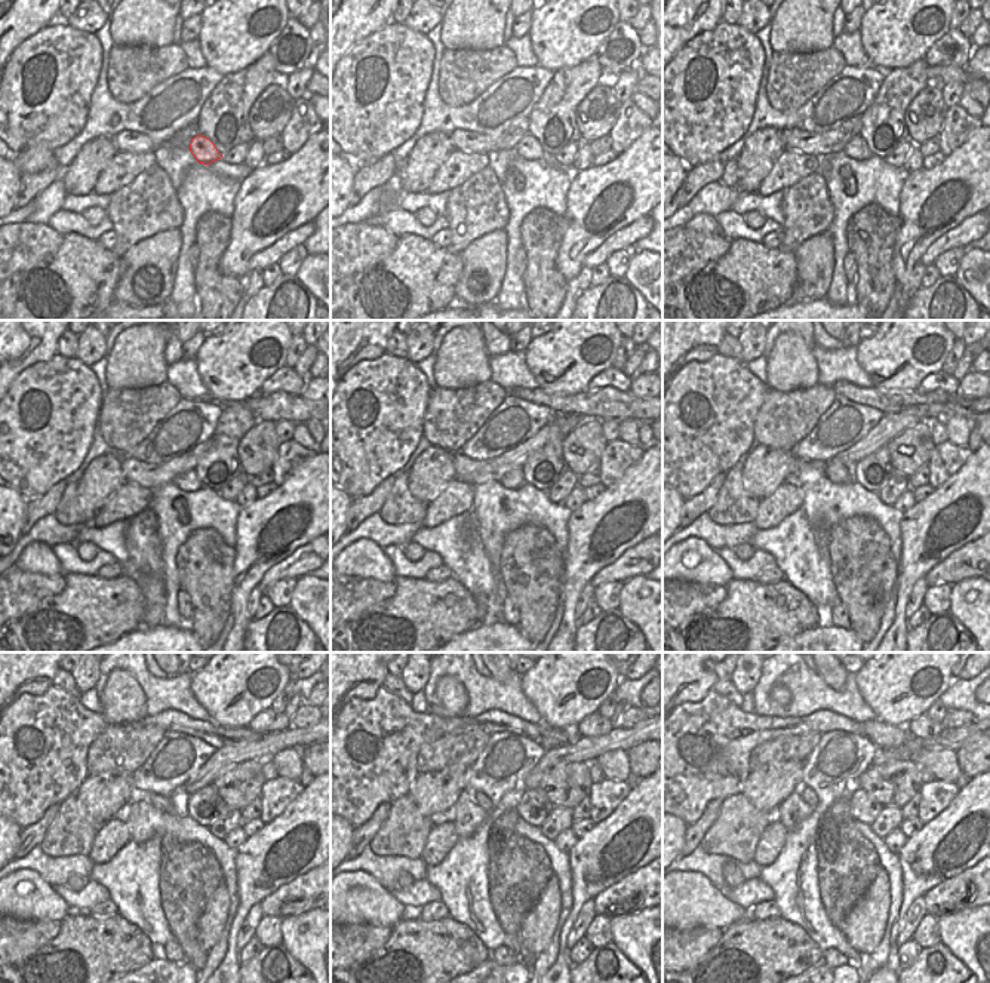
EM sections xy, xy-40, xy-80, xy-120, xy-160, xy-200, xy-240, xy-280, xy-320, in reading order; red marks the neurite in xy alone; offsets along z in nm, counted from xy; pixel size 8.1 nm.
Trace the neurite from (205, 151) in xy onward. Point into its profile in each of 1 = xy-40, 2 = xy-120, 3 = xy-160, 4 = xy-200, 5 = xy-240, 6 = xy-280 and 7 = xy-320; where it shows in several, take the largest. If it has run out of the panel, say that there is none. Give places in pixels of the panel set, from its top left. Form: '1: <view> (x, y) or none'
1: xy-40 (528, 147)
2: xy-120 (188, 482)
3: xy-160 (513, 478)
4: xy-200 (836, 470)
5: xy-240 (162, 804)
6: xy-280 (480, 799)
7: xy-320 (806, 793)

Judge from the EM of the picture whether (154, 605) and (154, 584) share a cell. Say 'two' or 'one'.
one

